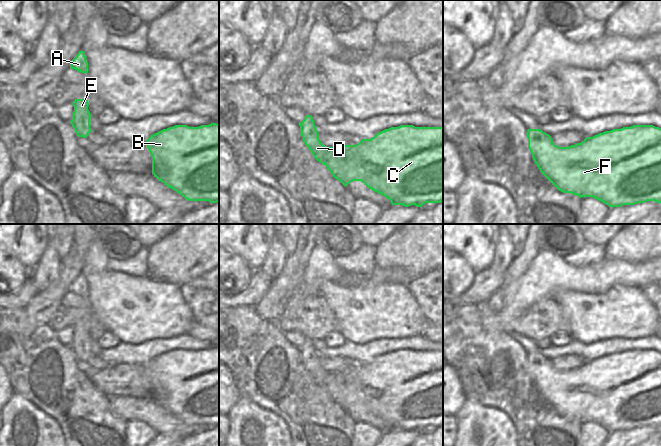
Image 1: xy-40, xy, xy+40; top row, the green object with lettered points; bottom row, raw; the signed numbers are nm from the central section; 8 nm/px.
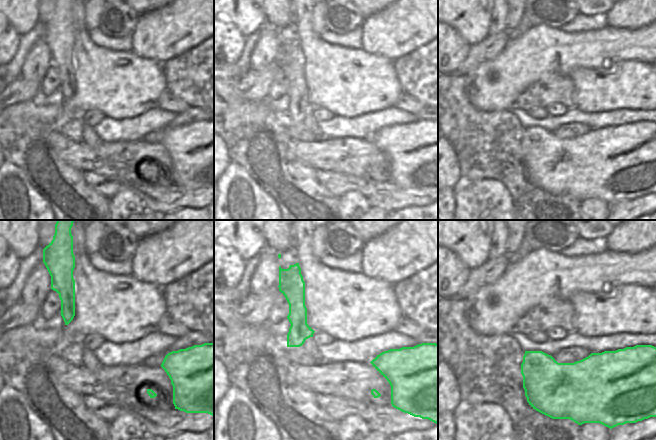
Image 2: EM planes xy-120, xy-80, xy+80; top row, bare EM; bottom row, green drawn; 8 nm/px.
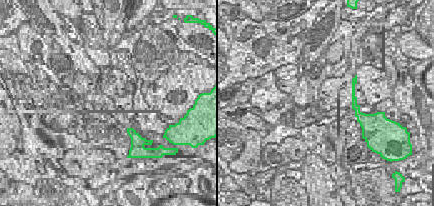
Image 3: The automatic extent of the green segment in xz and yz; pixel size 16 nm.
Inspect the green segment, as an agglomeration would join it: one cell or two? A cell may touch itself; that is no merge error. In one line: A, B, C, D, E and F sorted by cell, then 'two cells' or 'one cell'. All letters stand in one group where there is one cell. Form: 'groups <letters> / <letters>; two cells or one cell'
groups A B C D E F; one cell

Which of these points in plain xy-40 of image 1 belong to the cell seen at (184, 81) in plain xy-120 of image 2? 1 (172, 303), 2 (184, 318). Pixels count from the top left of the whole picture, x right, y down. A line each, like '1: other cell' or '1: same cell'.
1: other cell
2: other cell

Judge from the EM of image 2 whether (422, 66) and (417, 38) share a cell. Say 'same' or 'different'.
different

